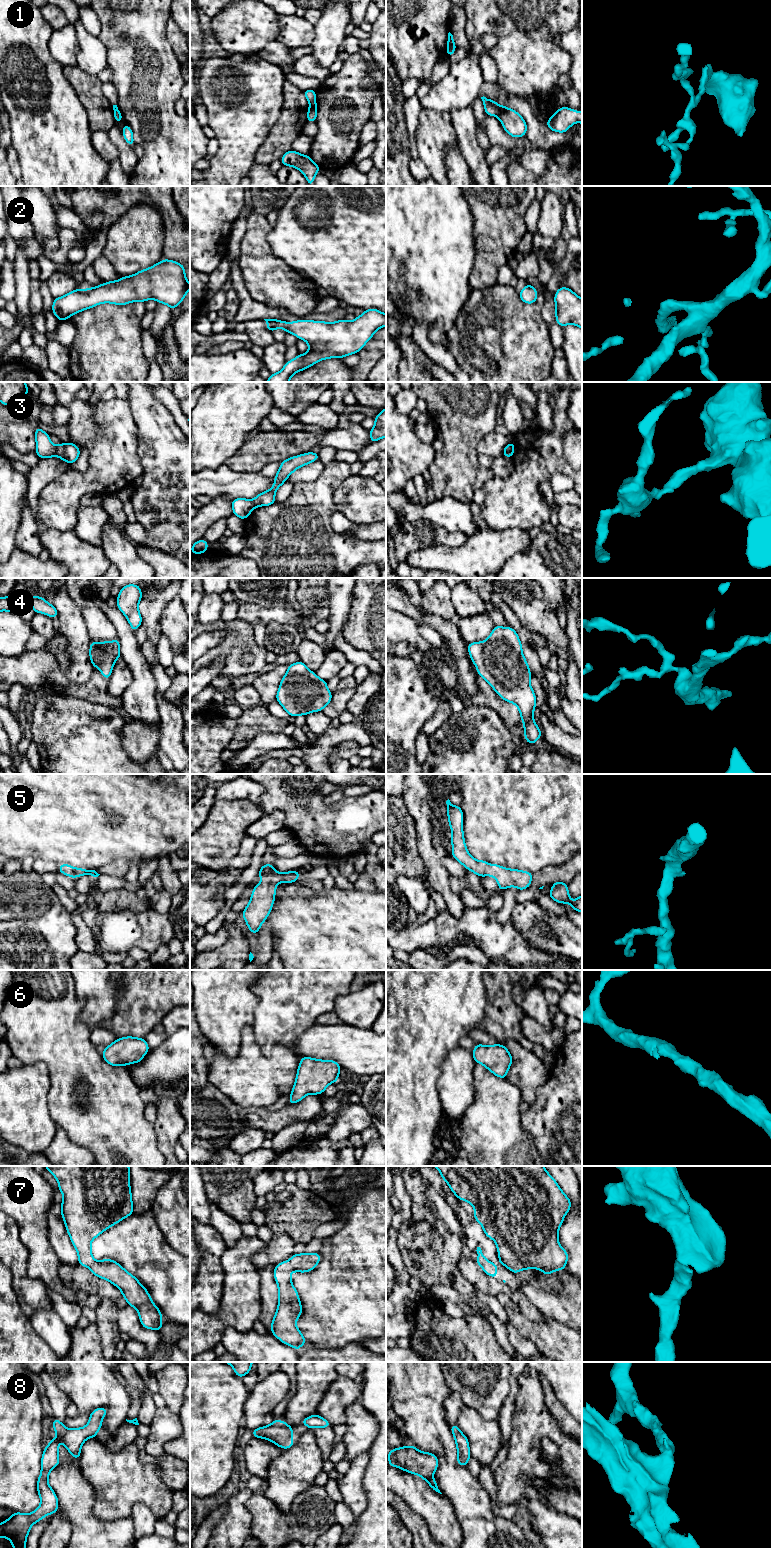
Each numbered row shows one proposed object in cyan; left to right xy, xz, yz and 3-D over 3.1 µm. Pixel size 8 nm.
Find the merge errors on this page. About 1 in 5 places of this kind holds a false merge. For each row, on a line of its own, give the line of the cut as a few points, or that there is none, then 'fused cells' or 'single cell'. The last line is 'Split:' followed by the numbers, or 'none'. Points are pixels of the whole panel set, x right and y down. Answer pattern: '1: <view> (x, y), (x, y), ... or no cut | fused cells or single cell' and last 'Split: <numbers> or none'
1: yz (502, 106), (497, 115) | fused cells
2: no cut | single cell
3: xy (57, 447), (56, 455) | fused cells
4: no cut | single cell
5: no cut | single cell
6: no cut | single cell
7: no cut | single cell
8: no cut | single cell
Split: 1, 3

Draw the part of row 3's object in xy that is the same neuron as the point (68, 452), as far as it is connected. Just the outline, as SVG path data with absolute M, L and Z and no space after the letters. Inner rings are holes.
M61 443L56 448L56 453L59 458L68 464L73 464L80 455L80 449L73 443Z

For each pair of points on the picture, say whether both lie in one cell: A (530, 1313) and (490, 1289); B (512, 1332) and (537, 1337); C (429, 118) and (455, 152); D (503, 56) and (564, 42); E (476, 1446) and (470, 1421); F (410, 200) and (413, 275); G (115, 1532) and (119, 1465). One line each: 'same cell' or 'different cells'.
A: same cell
B: different cells
C: different cells
D: different cells
E: same cell
F: same cell
G: different cells

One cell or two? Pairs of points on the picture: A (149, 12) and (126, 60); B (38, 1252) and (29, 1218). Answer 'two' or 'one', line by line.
A: one
B: one

